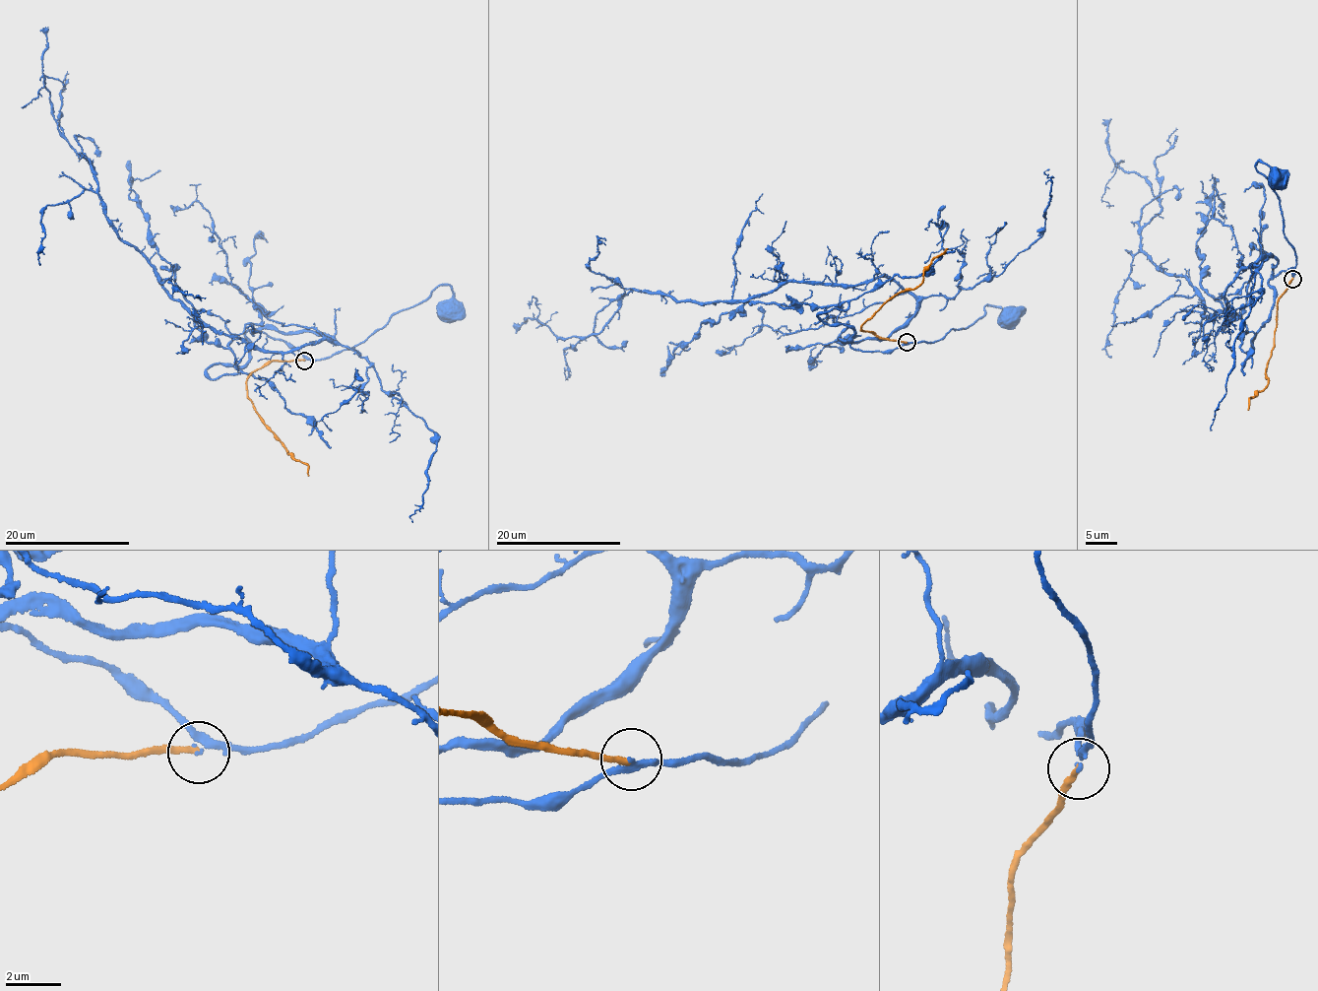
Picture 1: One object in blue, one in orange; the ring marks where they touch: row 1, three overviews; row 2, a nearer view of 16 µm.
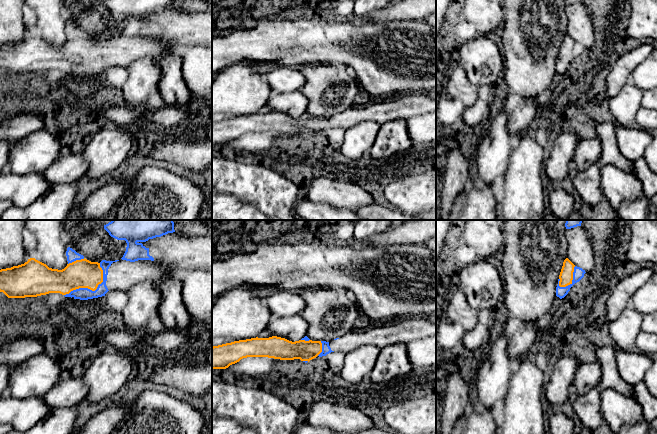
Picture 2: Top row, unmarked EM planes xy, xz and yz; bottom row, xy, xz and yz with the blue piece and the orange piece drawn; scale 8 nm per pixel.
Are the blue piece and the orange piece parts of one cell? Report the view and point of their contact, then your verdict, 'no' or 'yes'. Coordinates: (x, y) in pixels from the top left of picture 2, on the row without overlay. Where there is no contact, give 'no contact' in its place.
meets blue in xy at (91, 66); no

